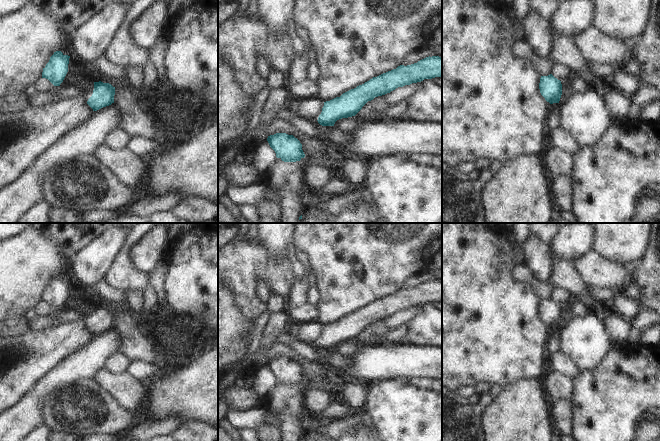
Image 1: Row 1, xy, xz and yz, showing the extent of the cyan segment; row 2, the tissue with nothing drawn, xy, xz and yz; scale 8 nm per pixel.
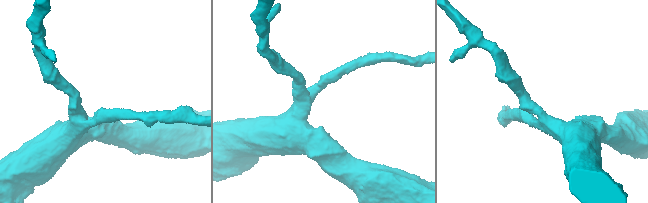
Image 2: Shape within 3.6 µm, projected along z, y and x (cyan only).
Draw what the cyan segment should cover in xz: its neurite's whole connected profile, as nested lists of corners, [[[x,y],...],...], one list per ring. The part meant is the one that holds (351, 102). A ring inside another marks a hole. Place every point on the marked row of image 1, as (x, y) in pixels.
[[[429,56],[411,65],[400,65],[396,69],[373,77],[340,97],[324,102],[317,121],[322,126],[334,126],[339,119],[355,116],[375,97],[390,93],[398,87],[435,77],[442,77],[442,57]]]

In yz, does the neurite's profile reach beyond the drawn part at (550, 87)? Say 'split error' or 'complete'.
complete

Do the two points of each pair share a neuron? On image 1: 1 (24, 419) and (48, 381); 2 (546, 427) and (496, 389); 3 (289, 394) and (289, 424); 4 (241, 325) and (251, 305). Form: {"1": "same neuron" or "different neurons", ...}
{"1": "same neuron", "2": "different neurons", "3": "same neuron", "4": "different neurons"}

